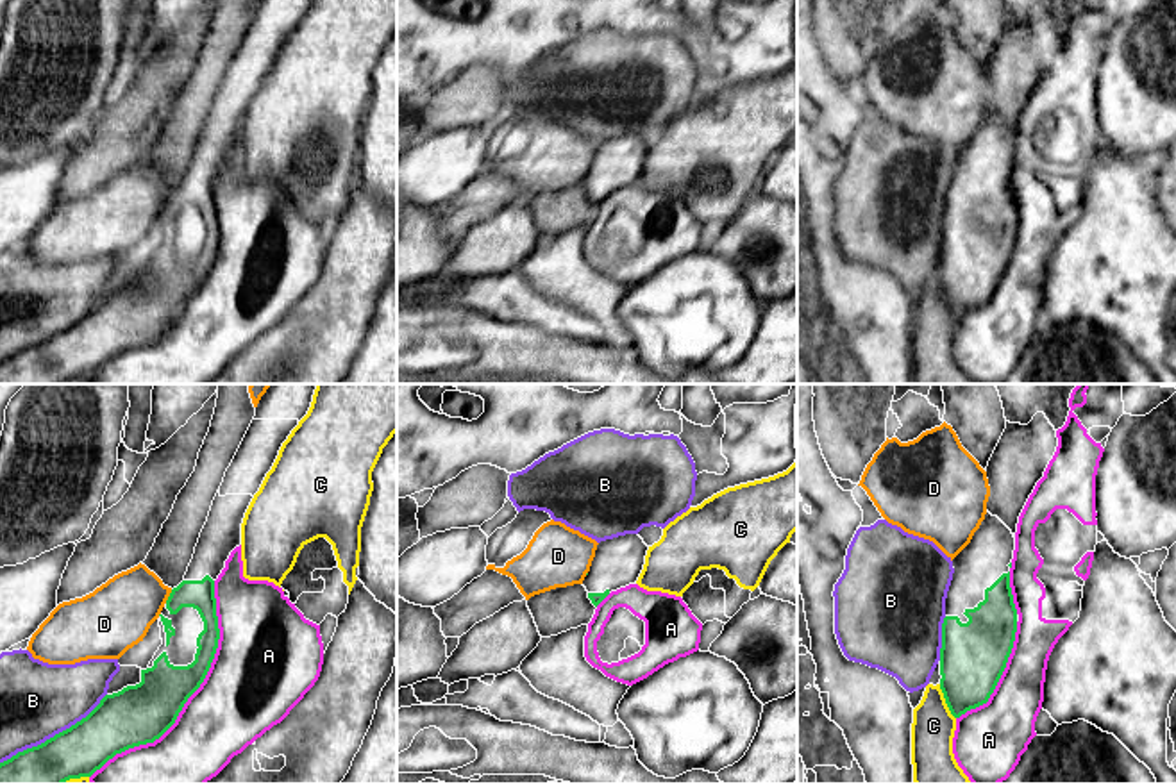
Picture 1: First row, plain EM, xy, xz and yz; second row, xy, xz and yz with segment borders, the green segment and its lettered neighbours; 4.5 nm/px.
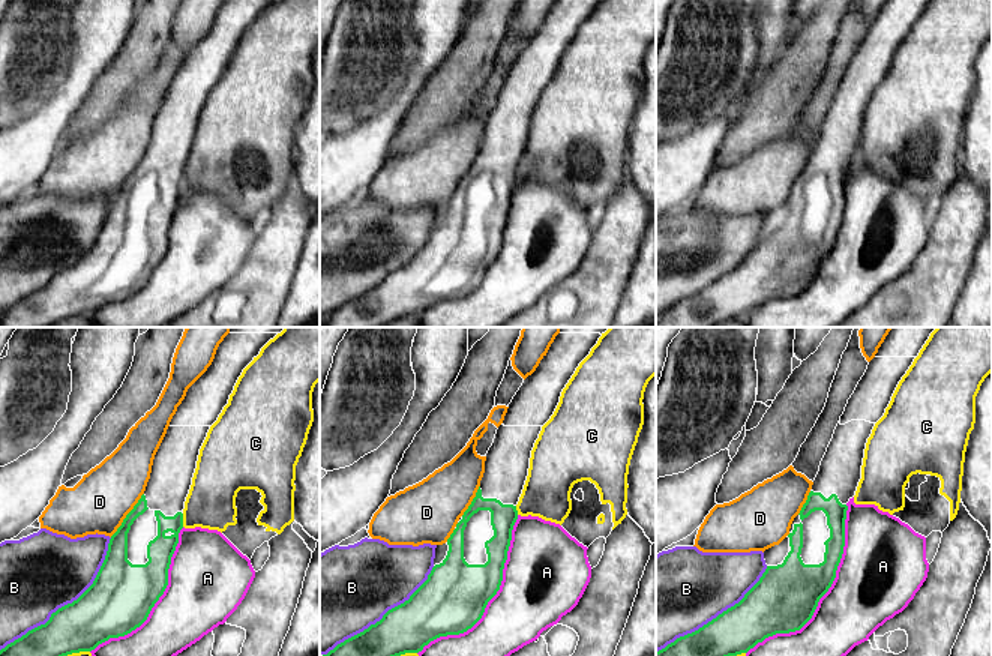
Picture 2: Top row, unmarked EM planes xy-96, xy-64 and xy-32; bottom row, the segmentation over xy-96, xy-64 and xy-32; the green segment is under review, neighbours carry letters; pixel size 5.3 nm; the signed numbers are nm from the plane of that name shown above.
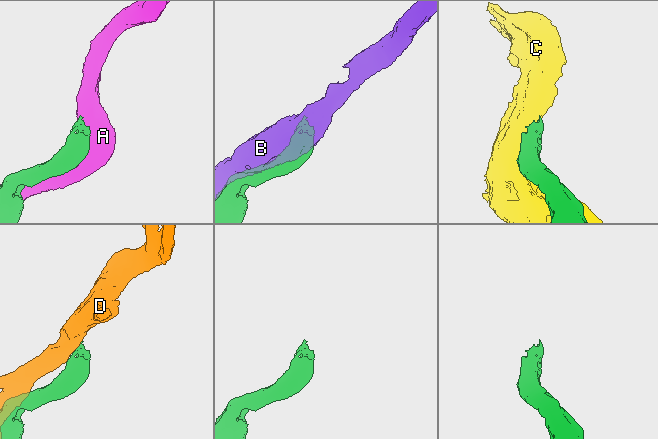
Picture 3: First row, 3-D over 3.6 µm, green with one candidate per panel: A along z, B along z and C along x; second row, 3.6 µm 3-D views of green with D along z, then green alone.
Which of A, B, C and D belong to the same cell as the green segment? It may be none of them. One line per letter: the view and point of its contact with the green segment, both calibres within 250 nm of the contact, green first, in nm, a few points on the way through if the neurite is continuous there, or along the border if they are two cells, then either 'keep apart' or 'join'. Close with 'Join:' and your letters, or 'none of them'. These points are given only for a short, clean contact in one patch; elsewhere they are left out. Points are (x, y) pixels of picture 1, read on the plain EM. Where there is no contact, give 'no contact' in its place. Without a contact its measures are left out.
A: xy (193, 291) | 260/400 nm | keep apart
B: xy (56, 334) | 280/340 nm | keep apart
C: yz (946, 302) | 300/190 nm | keep apart
D: xy (168, 197) | 130/300 nm | keep apart
Join: none of them

